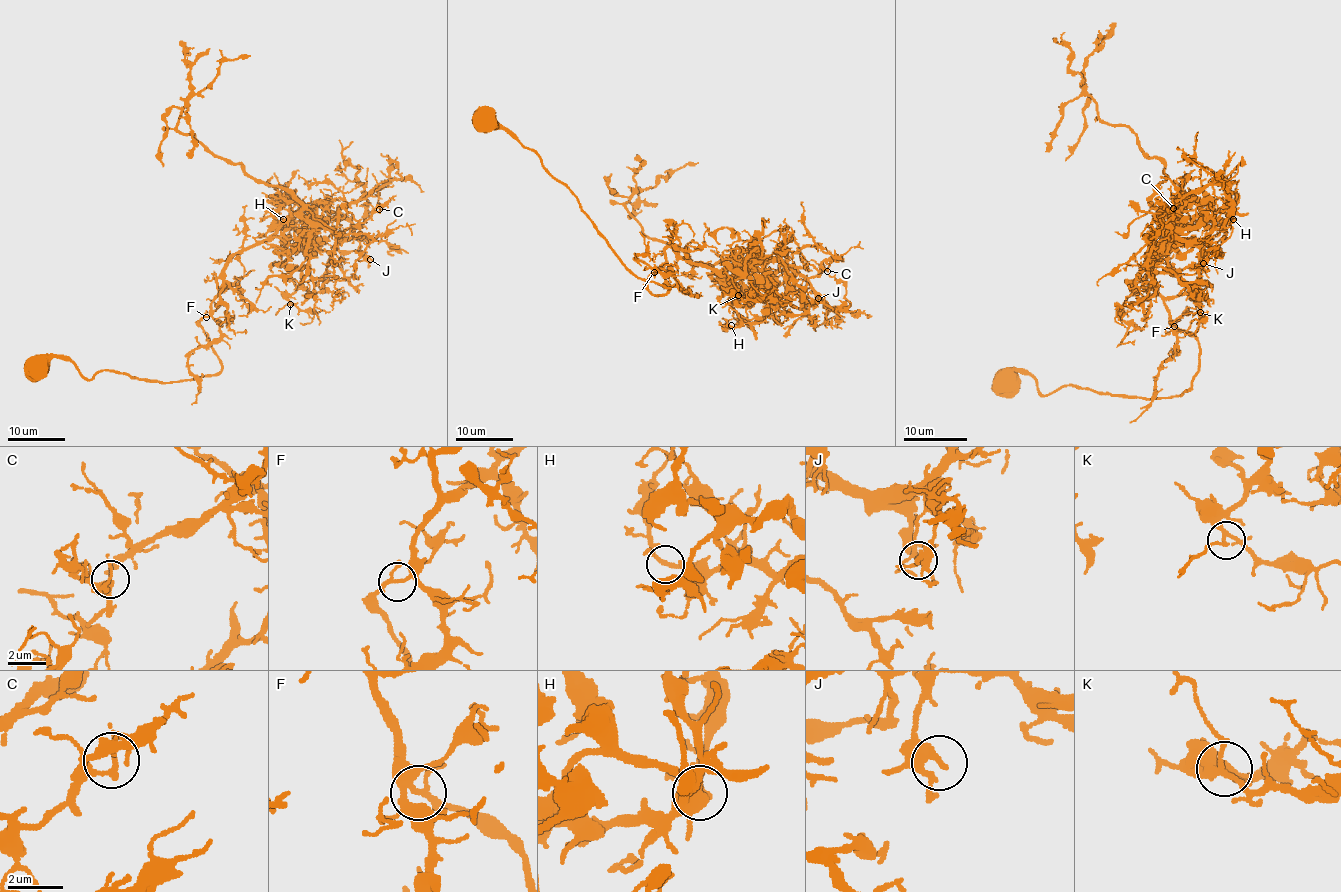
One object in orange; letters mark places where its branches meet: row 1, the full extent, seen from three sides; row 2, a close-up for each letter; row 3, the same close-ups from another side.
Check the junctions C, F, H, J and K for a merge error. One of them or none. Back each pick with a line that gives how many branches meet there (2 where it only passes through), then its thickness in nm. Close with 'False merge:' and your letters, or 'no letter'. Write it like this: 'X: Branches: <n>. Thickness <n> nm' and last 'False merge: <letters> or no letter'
False merge: no letter

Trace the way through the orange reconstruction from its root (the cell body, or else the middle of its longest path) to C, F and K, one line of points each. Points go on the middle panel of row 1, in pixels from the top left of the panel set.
C: (484, 120), (539, 156), (629, 269), (669, 288), (655, 295), (668, 247), (718, 269), (827, 271)
F: (484, 120), (530, 148), (615, 255), (637, 277), (669, 288), (665, 294), (647, 290), (653, 272)
K: (484, 120), (539, 156), (629, 269), (669, 288), (652, 294), (670, 247), (742, 272), (738, 295)

